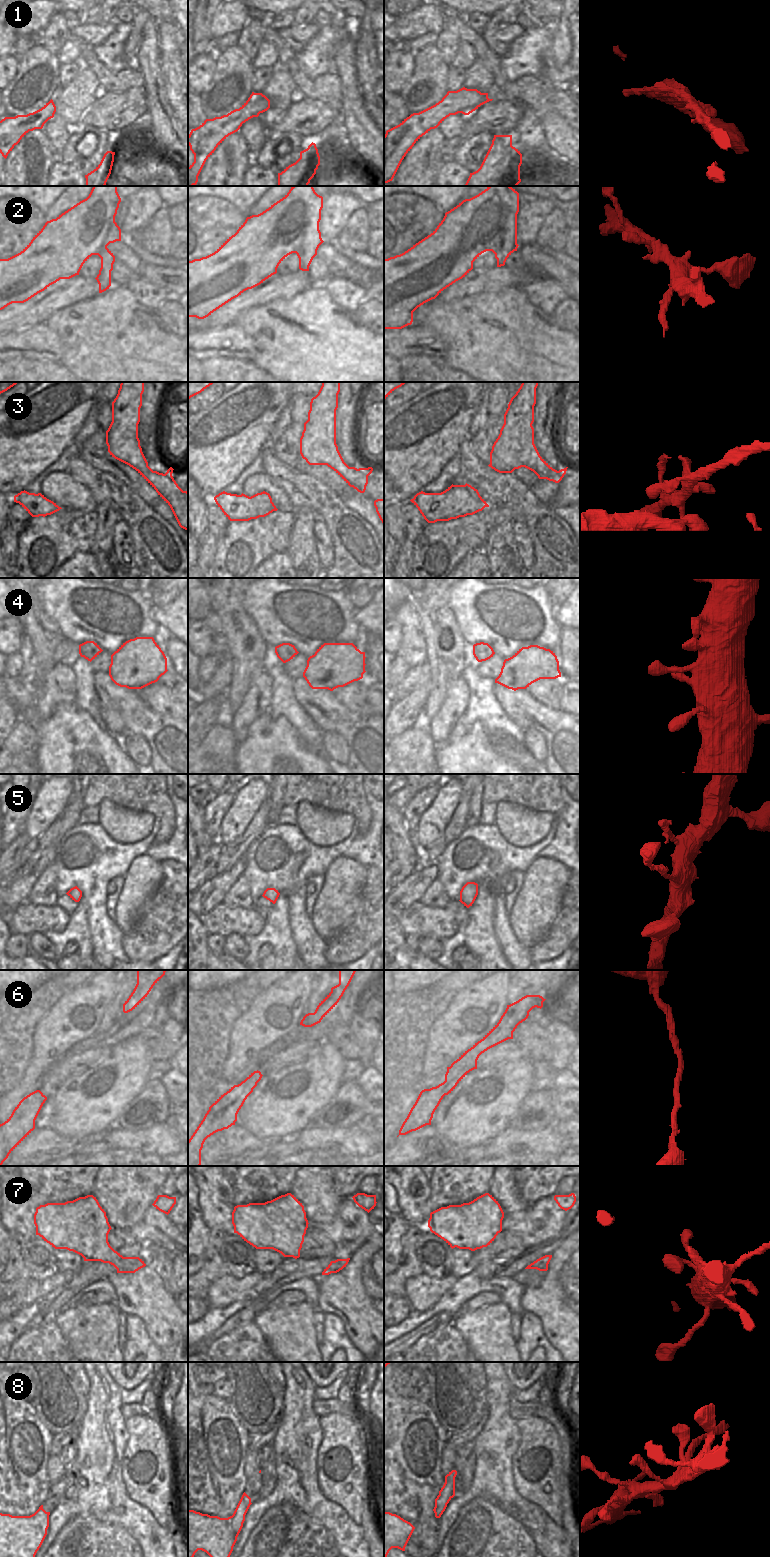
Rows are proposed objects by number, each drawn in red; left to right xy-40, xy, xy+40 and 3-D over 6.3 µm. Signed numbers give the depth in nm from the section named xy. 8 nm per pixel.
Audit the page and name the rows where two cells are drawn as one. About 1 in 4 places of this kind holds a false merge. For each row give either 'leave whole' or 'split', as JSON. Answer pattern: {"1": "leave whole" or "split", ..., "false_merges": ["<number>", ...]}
{"1": "split", "2": "split", "3": "leave whole", "4": "leave whole", "5": "leave whole", "6": "leave whole", "7": "leave whole", "8": "split", "false_merges": ["1", "2", "8"]}

